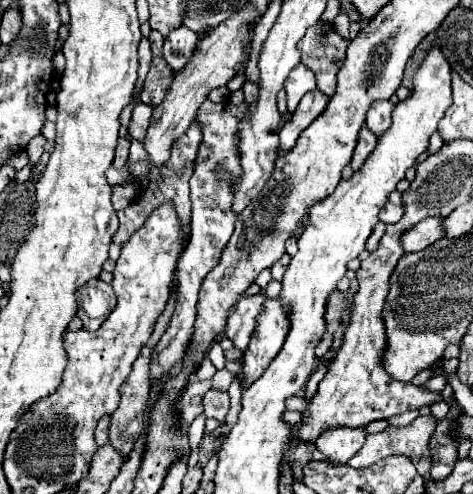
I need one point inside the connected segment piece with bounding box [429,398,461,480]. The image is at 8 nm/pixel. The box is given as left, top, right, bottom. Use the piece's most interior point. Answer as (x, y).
(443, 450)

